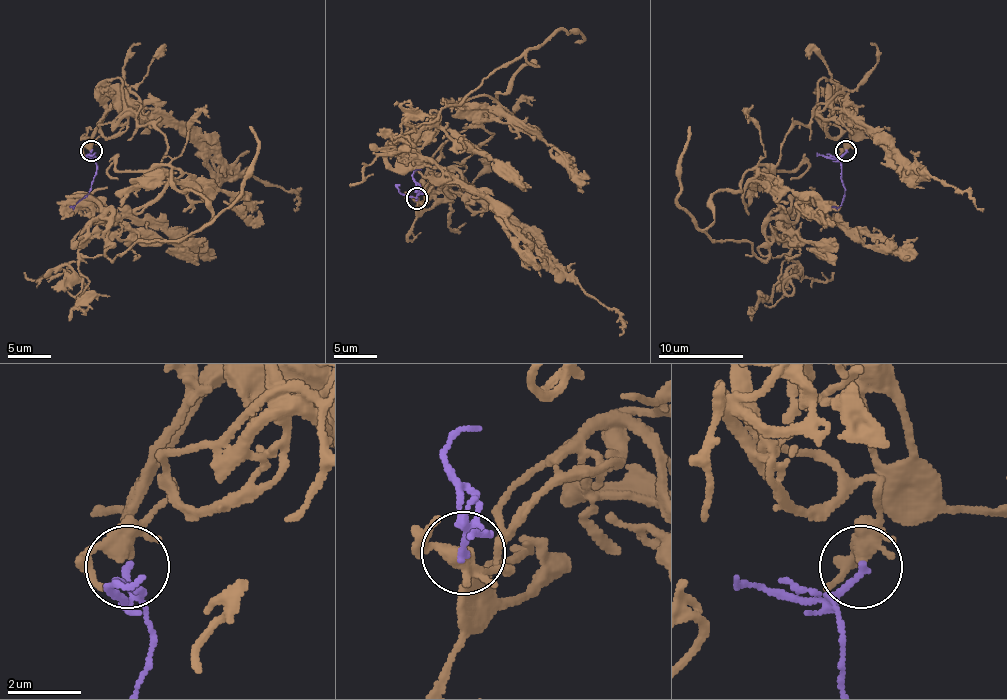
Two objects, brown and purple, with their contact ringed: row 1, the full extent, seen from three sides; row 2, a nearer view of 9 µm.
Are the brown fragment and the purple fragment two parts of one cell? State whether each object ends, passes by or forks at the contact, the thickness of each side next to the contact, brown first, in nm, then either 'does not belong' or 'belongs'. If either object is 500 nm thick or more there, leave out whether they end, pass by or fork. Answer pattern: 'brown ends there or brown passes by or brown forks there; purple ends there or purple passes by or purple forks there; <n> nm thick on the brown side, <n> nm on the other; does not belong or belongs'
brown forks there; purple ends there; 320 nm thick on the brown side, 190 nm on the other; does not belong

